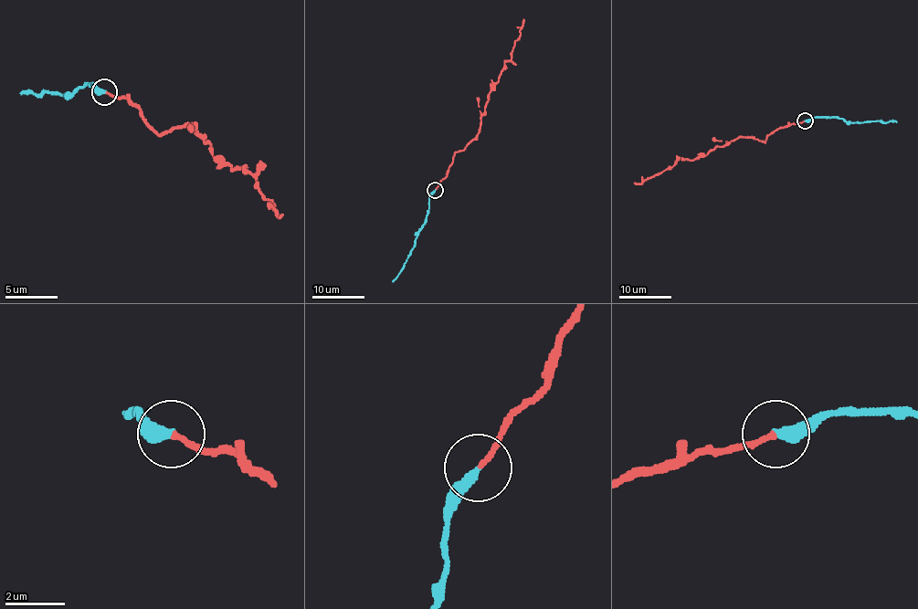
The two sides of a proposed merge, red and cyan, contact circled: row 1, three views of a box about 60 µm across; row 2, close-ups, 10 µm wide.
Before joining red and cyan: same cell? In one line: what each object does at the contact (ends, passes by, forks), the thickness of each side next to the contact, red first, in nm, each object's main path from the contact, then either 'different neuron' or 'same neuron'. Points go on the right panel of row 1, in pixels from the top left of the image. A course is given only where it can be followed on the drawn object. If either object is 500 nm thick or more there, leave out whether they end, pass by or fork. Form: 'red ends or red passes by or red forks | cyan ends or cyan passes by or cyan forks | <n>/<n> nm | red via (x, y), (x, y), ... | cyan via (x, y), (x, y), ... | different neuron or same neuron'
red ends | cyan ends | 160/380 nm | red via (805, 121), (774, 131), (764, 142), (746, 137), (732, 140), (695, 159), (678, 159), (672, 165), (633, 183) | cyan via (805, 121), (814, 117), (837, 117), (851, 122), (897, 122) | same neuron

